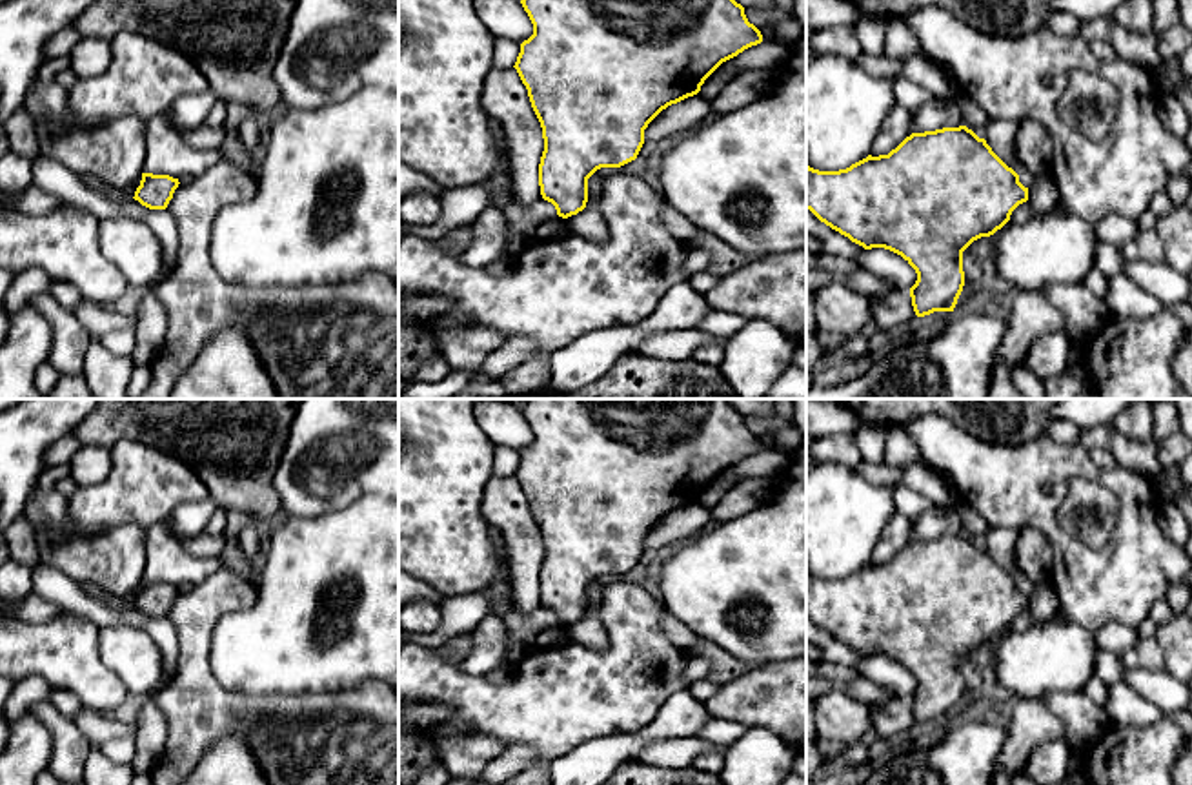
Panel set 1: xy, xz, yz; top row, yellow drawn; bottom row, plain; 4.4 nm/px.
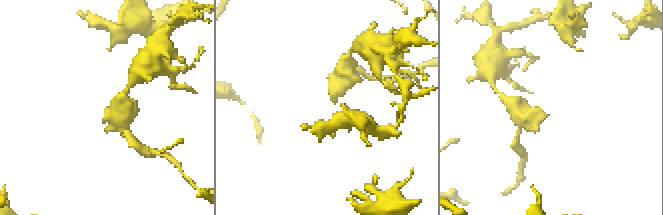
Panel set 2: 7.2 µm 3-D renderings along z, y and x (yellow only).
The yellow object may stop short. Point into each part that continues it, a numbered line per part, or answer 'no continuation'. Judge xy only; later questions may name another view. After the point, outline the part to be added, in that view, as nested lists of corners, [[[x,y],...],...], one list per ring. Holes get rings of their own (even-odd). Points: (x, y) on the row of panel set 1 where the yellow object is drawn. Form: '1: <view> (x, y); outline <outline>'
no continuation

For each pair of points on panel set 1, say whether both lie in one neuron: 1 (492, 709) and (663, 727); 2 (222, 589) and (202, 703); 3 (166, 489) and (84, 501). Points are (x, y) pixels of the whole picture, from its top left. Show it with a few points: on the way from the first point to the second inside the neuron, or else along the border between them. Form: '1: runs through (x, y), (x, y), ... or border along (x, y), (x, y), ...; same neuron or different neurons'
1: border along (676, 693), (641, 729), (606, 736); different neurons
2: runs through (195, 618), (195, 674); same neuron
3: runs through (146, 489), (117, 501), (104, 501); same neuron

